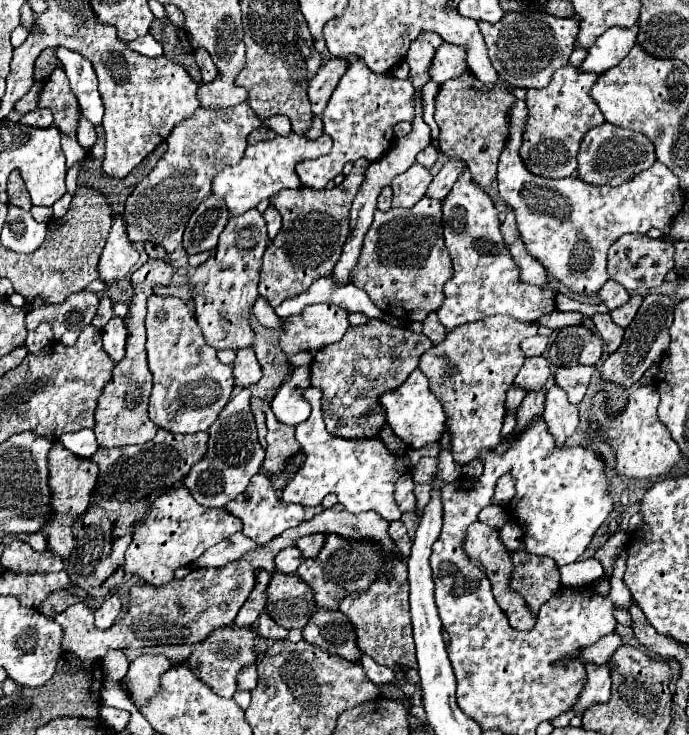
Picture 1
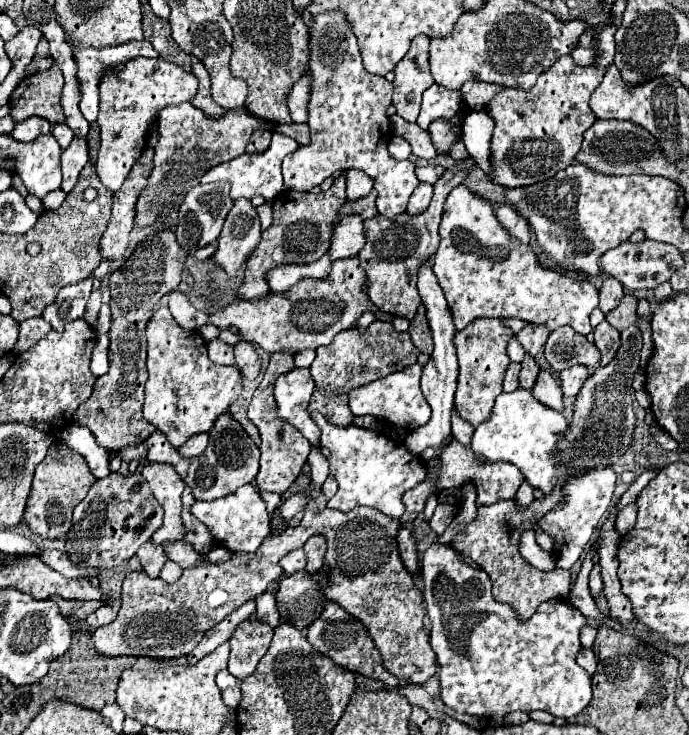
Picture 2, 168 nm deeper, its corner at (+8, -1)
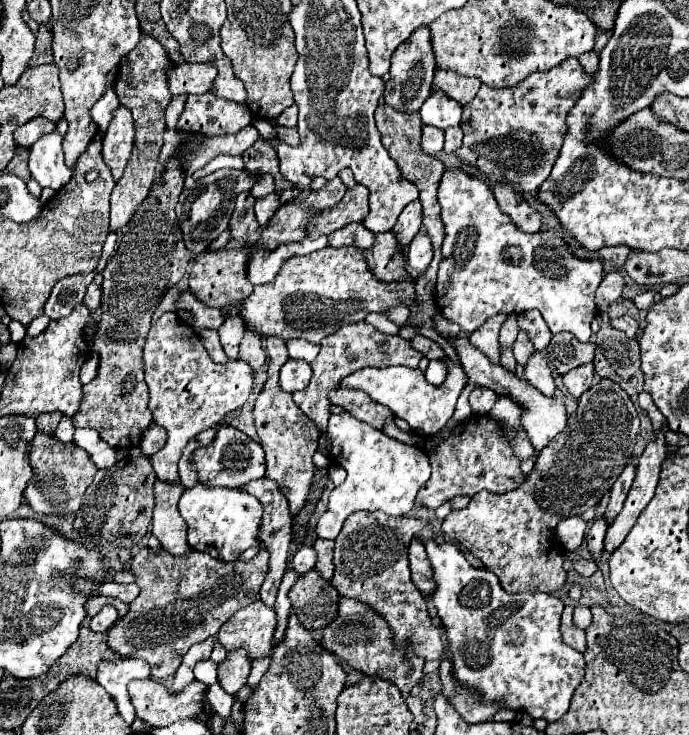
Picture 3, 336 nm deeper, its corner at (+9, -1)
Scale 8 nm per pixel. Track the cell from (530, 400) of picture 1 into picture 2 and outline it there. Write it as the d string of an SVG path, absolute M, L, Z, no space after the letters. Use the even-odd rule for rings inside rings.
M526 355L526 359L522 361L522 371L520 371L520 389L532 389L534 381L538 377L538 363L534 361L534 357Z

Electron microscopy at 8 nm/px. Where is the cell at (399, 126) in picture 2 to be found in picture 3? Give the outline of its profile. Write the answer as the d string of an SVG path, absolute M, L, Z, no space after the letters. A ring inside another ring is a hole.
M425 125L425 127L423 127L423 137L421 137L421 147L423 147L423 151L429 153L429 155L439 153L439 151L443 149L443 135L445 135L443 129Z

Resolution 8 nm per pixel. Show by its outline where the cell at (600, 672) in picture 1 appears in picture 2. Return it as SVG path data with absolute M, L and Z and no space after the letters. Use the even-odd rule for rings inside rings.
M582 649L582 651L578 653L576 661L578 661L586 671L588 671L588 675L590 675L590 677L596 673L596 657L594 657L592 649Z

